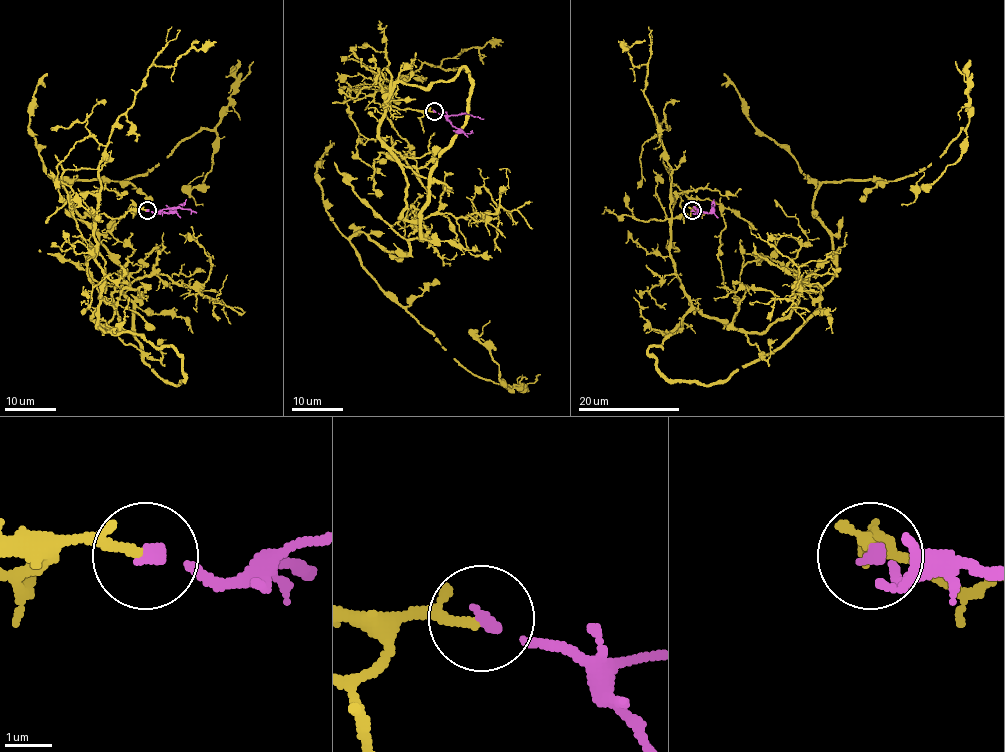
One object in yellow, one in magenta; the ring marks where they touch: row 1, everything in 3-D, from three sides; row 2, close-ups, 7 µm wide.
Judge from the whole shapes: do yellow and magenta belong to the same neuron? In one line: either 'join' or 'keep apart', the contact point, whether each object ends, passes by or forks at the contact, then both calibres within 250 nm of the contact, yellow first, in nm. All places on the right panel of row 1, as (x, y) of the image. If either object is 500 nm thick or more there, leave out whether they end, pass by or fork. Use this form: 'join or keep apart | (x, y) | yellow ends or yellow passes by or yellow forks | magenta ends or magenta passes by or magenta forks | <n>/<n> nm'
join | (692, 210) | yellow passes by | magenta ends | 150/240 nm

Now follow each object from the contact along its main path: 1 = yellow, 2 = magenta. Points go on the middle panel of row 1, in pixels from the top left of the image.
1: (433, 111), (381, 89), (381, 143), (428, 181), (421, 237), (408, 255), (351, 241), (503, 385), (489, 320)
2: (433, 111), (446, 115), (469, 114), (483, 119)

